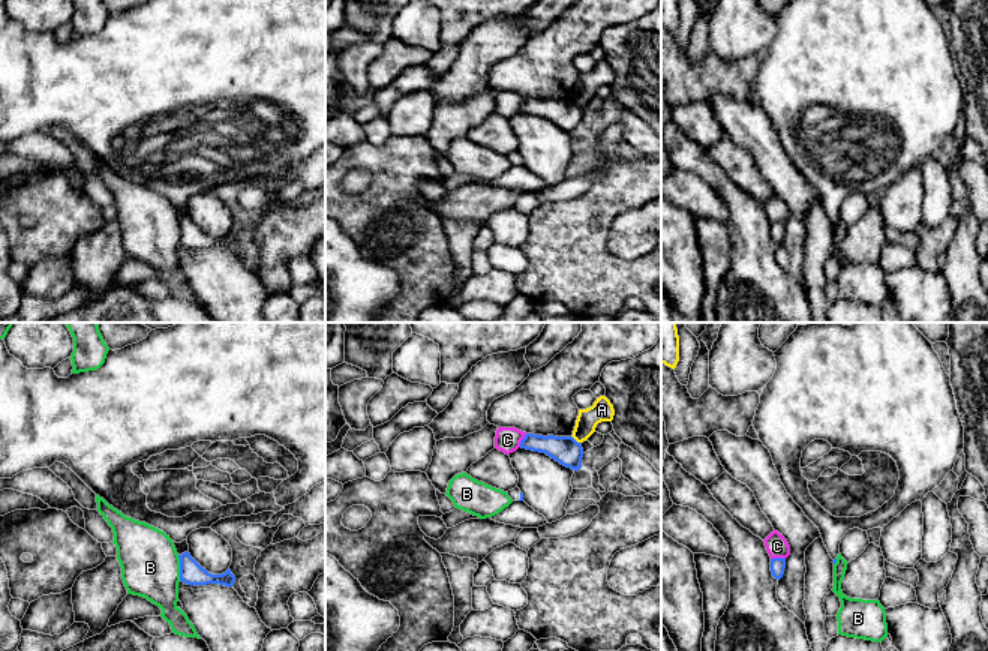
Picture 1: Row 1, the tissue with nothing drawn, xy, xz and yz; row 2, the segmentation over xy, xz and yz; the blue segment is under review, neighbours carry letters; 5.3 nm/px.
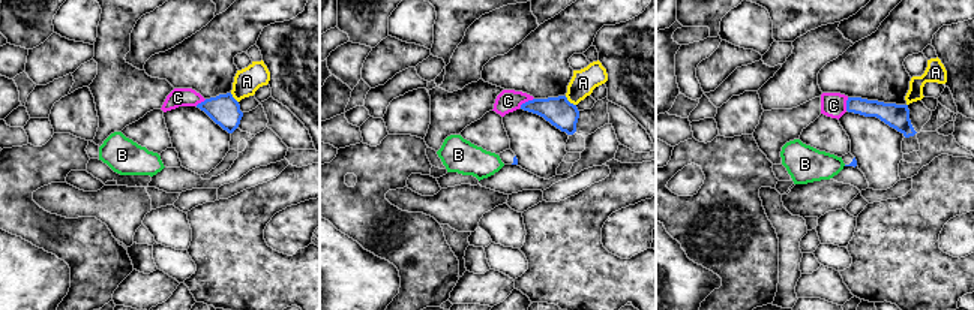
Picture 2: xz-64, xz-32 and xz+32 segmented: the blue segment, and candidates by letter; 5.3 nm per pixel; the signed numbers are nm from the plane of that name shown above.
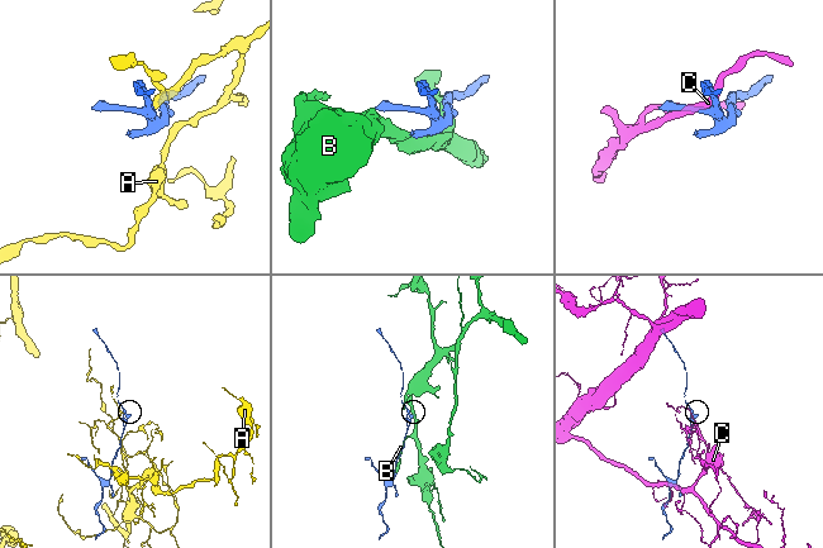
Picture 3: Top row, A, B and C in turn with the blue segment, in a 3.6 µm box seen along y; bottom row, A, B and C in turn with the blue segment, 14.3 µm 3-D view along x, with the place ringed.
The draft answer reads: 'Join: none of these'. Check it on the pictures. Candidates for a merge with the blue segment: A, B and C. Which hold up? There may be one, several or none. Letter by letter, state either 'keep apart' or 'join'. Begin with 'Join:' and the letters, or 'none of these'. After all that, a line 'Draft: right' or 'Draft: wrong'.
Join: none of these
A: keep apart
B: keep apart
C: keep apart
Draft: right

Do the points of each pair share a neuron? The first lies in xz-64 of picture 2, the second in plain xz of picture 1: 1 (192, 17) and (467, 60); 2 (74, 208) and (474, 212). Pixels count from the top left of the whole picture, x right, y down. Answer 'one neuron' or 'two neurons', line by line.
1: one neuron
2: one neuron

